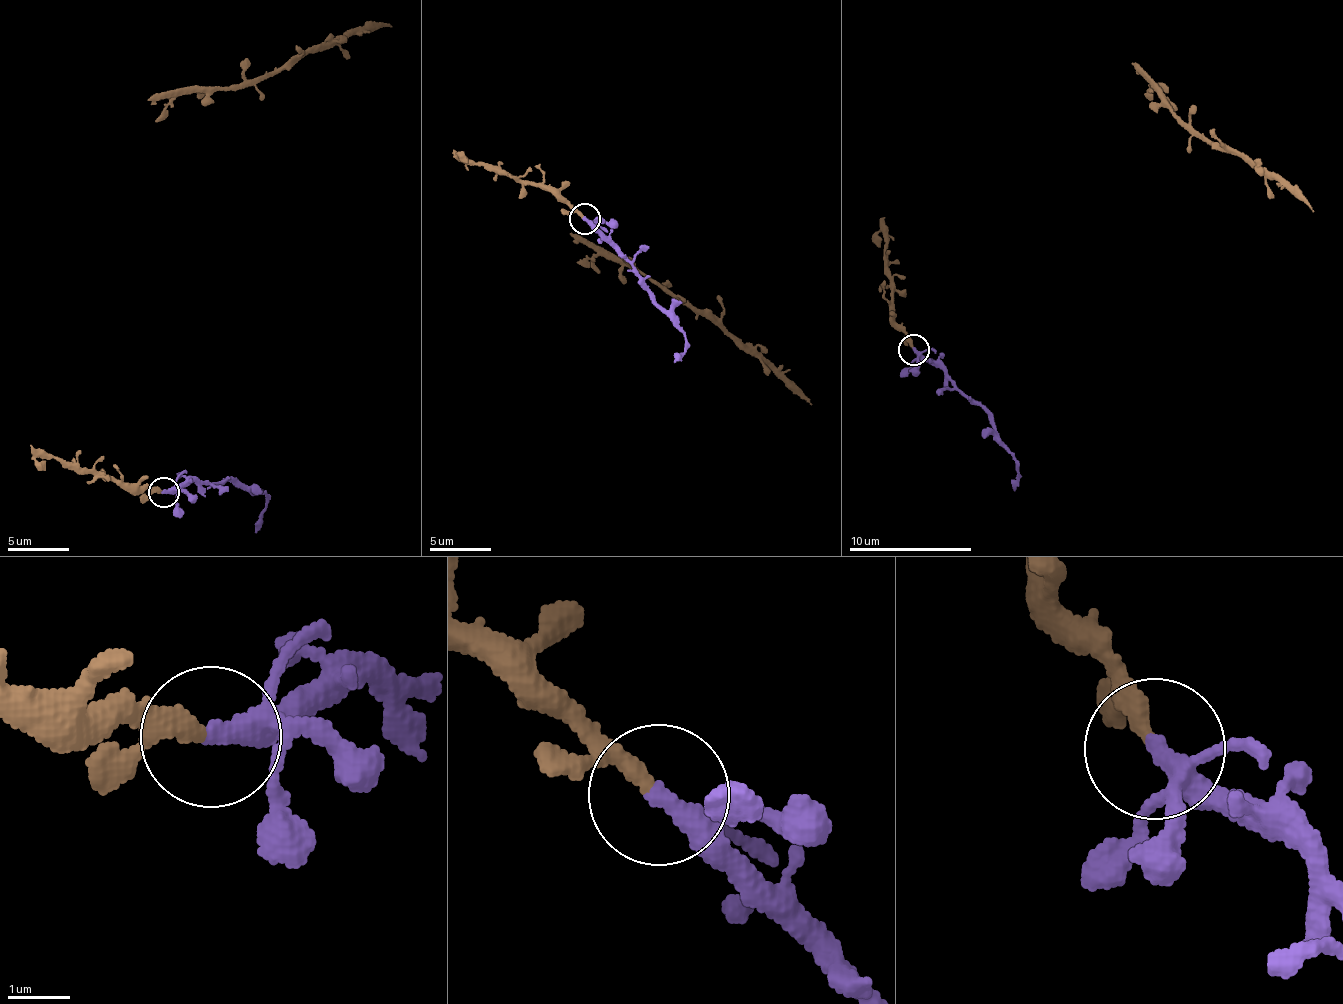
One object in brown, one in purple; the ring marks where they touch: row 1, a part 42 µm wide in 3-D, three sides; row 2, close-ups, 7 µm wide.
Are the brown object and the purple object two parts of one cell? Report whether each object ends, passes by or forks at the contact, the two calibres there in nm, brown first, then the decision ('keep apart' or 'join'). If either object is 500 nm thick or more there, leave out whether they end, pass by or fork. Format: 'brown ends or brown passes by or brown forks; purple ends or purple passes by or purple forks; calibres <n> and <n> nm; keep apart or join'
brown ends; purple forks; calibres 300 and 220 nm; join

